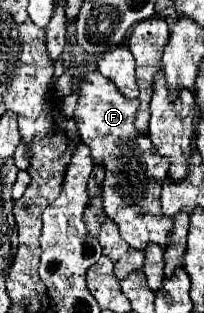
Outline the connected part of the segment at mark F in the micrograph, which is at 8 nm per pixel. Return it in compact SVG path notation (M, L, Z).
M98 69L86 73L78 83L78 105L74 111L74 121L82 143L90 147L92 161L102 165L106 171L102 183L102 205L108 217L120 227L122 239L144 251L148 243L166 245L168 233L172 231L172 219L162 213L160 207L160 189L168 175L168 157L152 153L154 145L148 135L140 133L134 127L138 111L136 99L126 99L118 87L100 75Z

